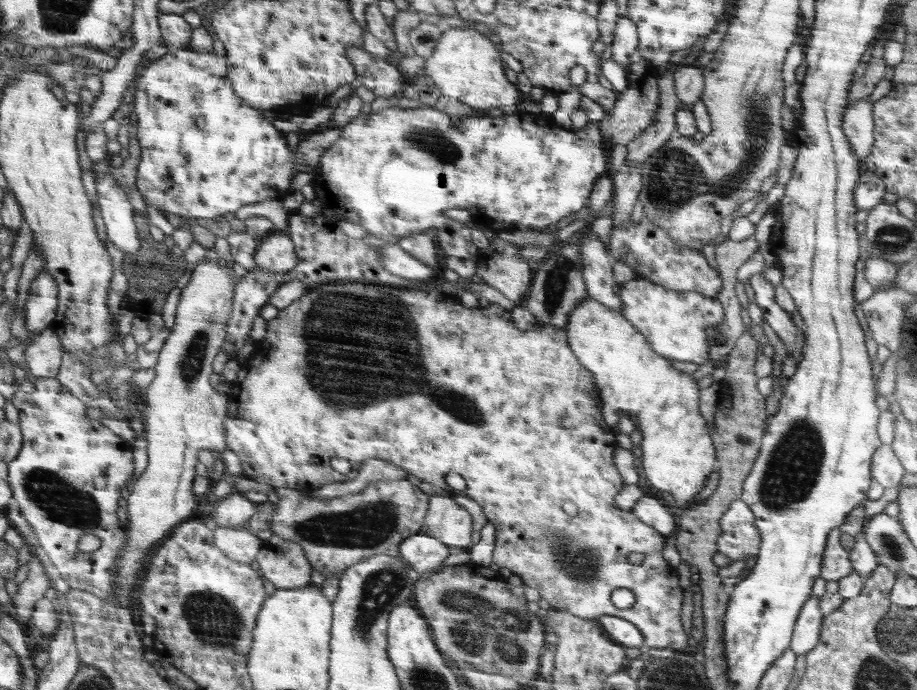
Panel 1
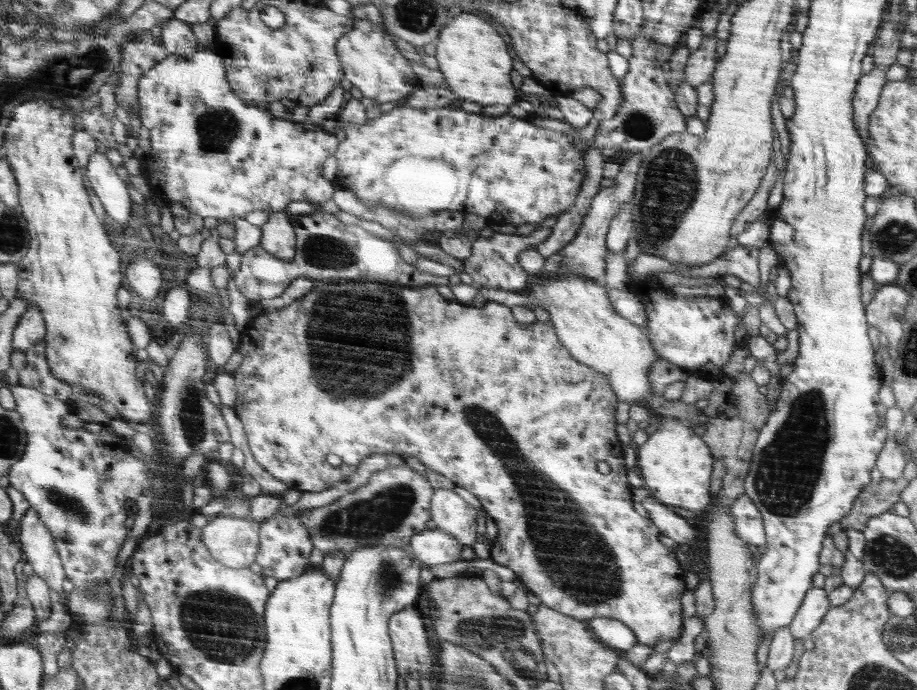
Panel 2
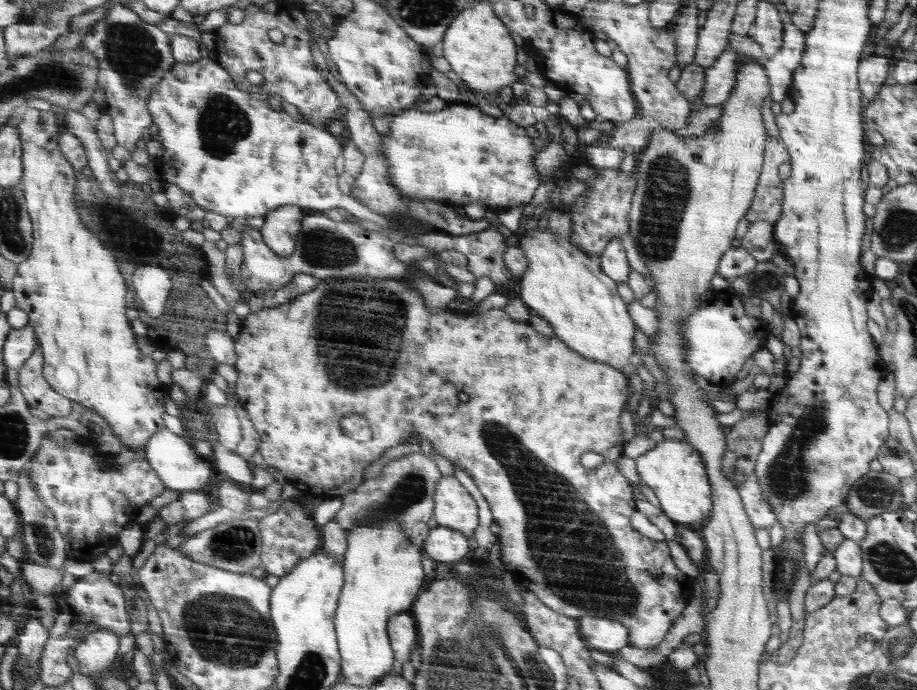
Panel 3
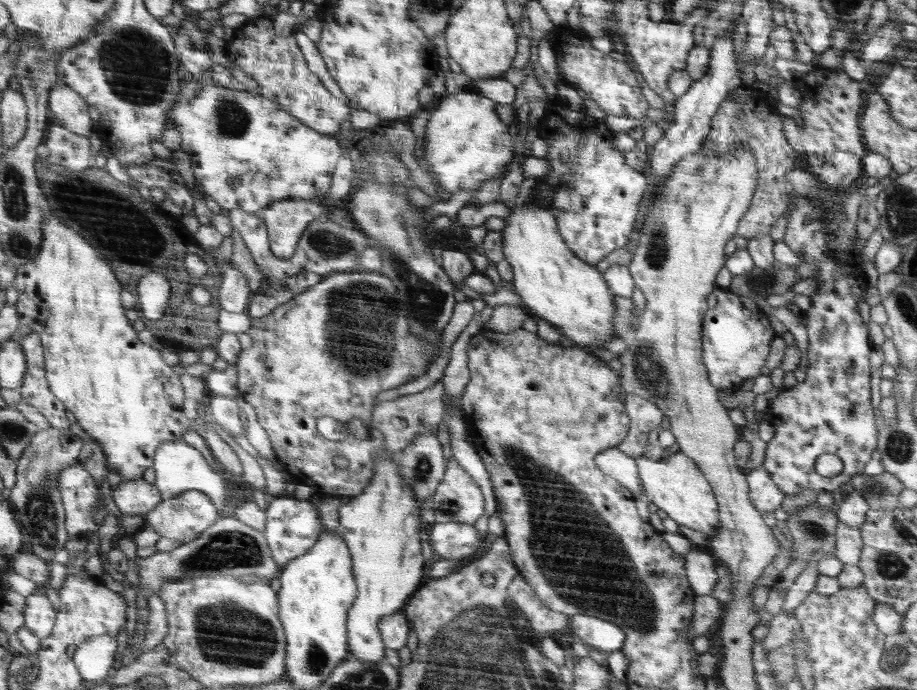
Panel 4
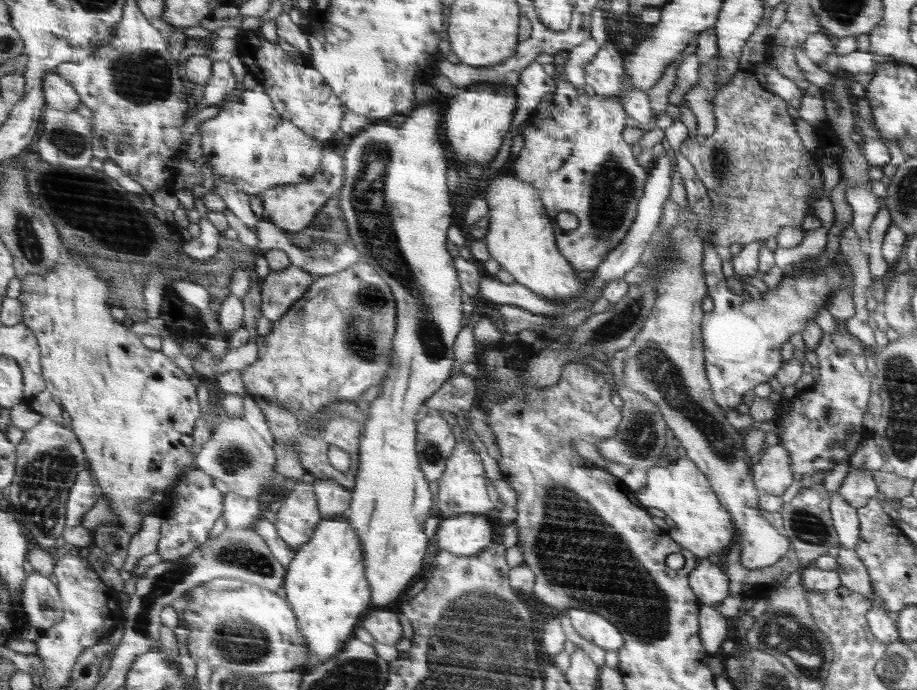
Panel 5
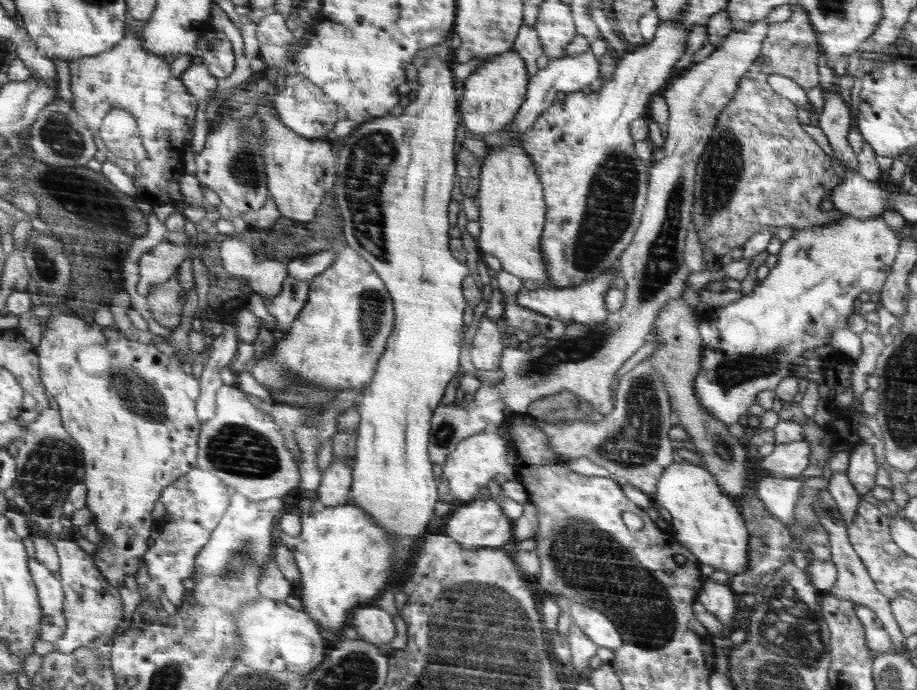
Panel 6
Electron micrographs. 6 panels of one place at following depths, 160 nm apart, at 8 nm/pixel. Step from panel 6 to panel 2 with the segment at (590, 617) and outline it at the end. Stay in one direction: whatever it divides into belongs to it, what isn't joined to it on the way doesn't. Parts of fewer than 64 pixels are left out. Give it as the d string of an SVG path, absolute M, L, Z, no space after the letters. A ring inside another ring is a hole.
M590 619L589 624L595 631L596 636L608 644L610 648L617 648L618 651L625 651L638 643L635 631L628 628L620 620L615 619Z

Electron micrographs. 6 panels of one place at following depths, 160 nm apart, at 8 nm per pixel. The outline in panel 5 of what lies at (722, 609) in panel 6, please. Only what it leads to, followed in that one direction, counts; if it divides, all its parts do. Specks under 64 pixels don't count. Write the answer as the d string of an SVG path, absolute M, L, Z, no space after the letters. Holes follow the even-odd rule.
M698 558L698 564L690 574L691 589L700 604L712 607L728 596L728 577L707 558Z

